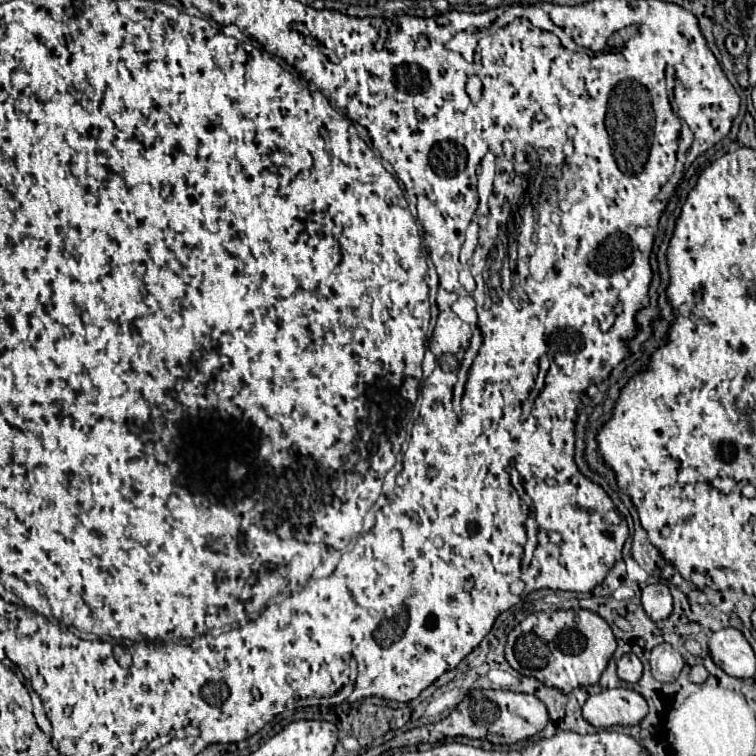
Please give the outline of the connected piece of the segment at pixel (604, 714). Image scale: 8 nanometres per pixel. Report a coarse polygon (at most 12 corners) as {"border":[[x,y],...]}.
{"border":[[632,688],[588,696],[582,714],[594,728],[634,726],[648,704]]}

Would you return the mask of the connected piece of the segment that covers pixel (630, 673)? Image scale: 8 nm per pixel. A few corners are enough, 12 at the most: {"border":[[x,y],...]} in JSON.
{"border":[[636,654],[618,660],[618,676],[630,684],[640,680],[642,662]]}

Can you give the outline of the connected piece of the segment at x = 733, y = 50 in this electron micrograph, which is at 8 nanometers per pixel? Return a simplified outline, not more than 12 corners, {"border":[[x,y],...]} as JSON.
{"border":[[730,34],[726,50],[732,56],[740,56],[746,48],[742,36]]}

